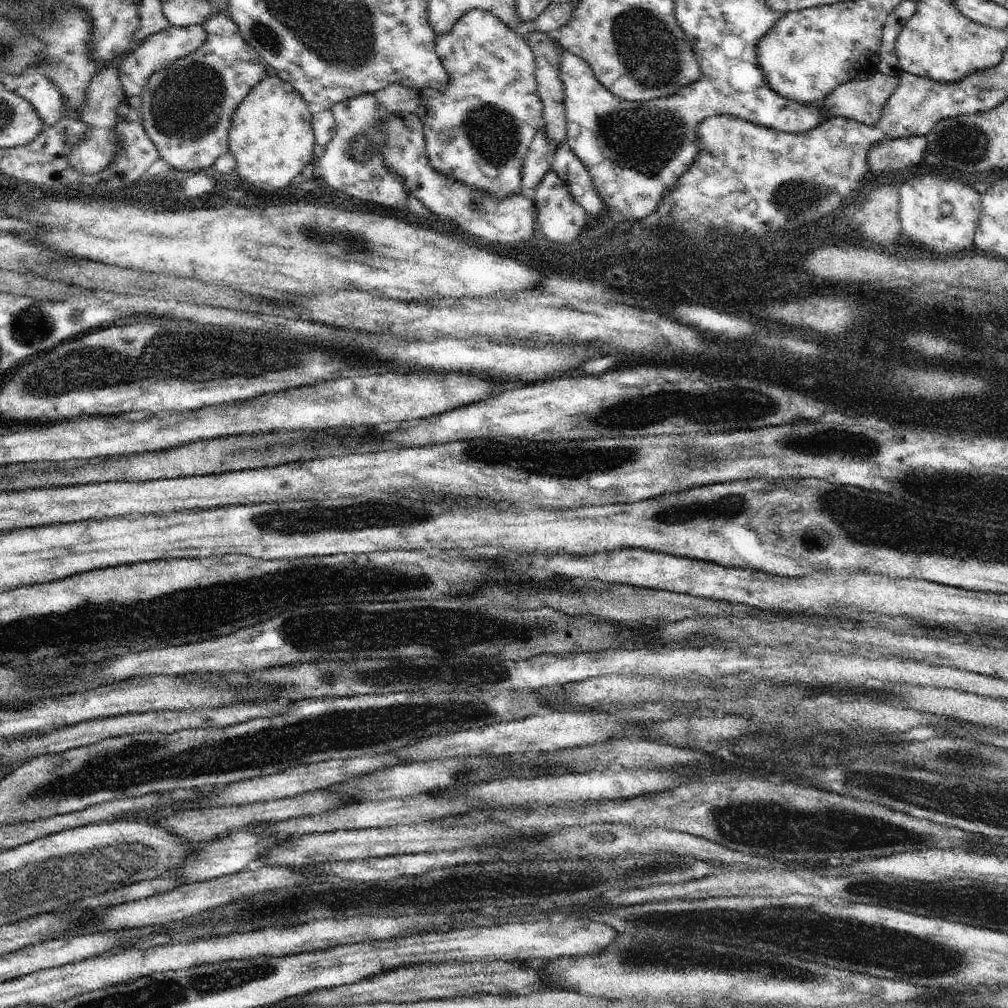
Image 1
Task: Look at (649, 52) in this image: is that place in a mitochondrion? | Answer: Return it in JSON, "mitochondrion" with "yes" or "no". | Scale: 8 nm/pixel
{"mitochondrion":"yes"}

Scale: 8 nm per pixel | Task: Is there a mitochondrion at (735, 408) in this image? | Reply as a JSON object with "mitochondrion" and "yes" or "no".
{"mitochondrion":"no"}

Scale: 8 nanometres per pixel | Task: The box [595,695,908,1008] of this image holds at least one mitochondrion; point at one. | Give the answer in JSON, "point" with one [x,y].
{"point":[802,975]}

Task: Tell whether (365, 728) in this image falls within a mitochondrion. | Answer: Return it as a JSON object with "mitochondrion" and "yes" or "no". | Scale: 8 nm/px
{"mitochondrion":"yes"}

